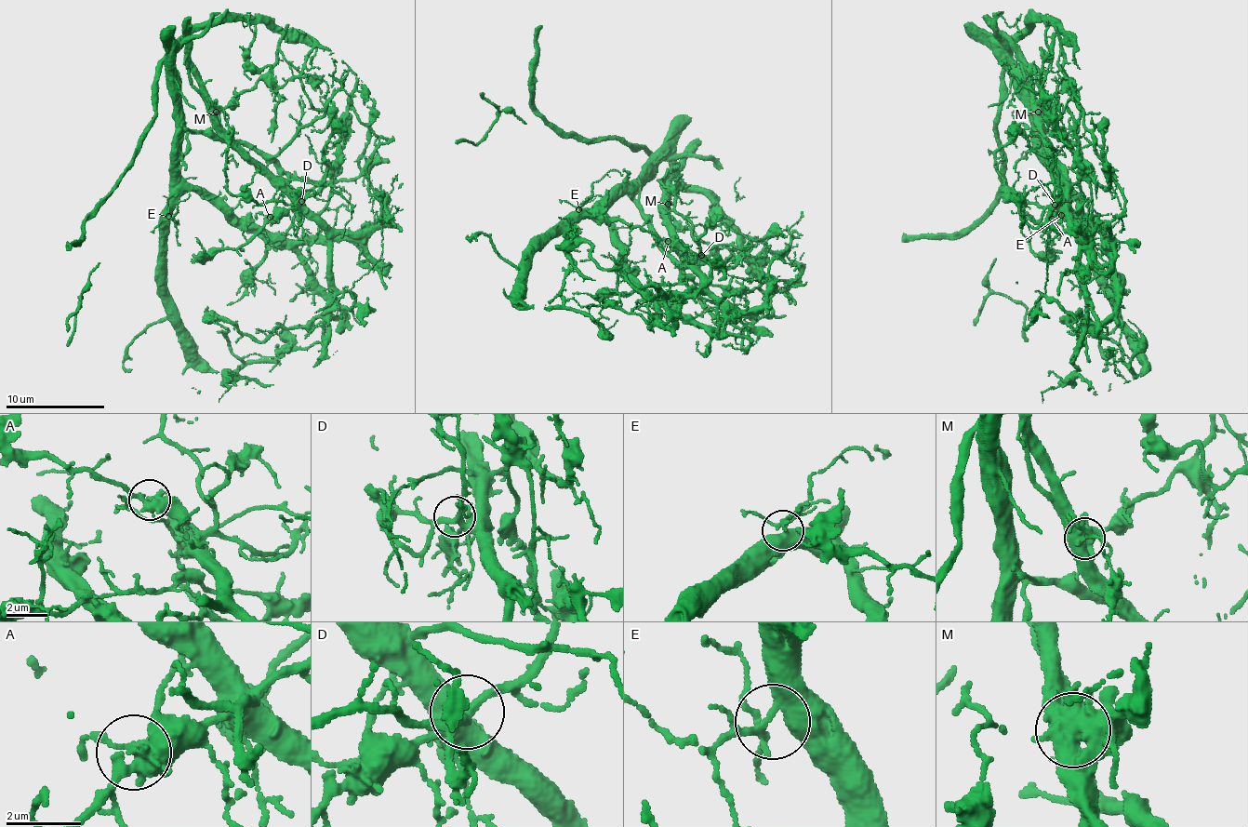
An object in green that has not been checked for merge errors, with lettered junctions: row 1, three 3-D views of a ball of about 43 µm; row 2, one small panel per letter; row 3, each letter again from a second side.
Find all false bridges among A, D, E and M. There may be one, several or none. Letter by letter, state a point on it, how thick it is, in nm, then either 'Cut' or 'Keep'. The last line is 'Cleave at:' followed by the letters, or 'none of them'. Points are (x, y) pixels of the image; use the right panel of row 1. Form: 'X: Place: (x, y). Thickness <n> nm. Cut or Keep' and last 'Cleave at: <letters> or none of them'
A: Place: (1052, 219). Thickness 400 nm. Cut
D: Place: (1055, 205). Thickness 240 nm. Keep
E: Place: (1061, 215). Thickness 300 nm. Keep
M: Place: (1038, 112). Thickness 600 nm. Cut
Cleave at: A, M

